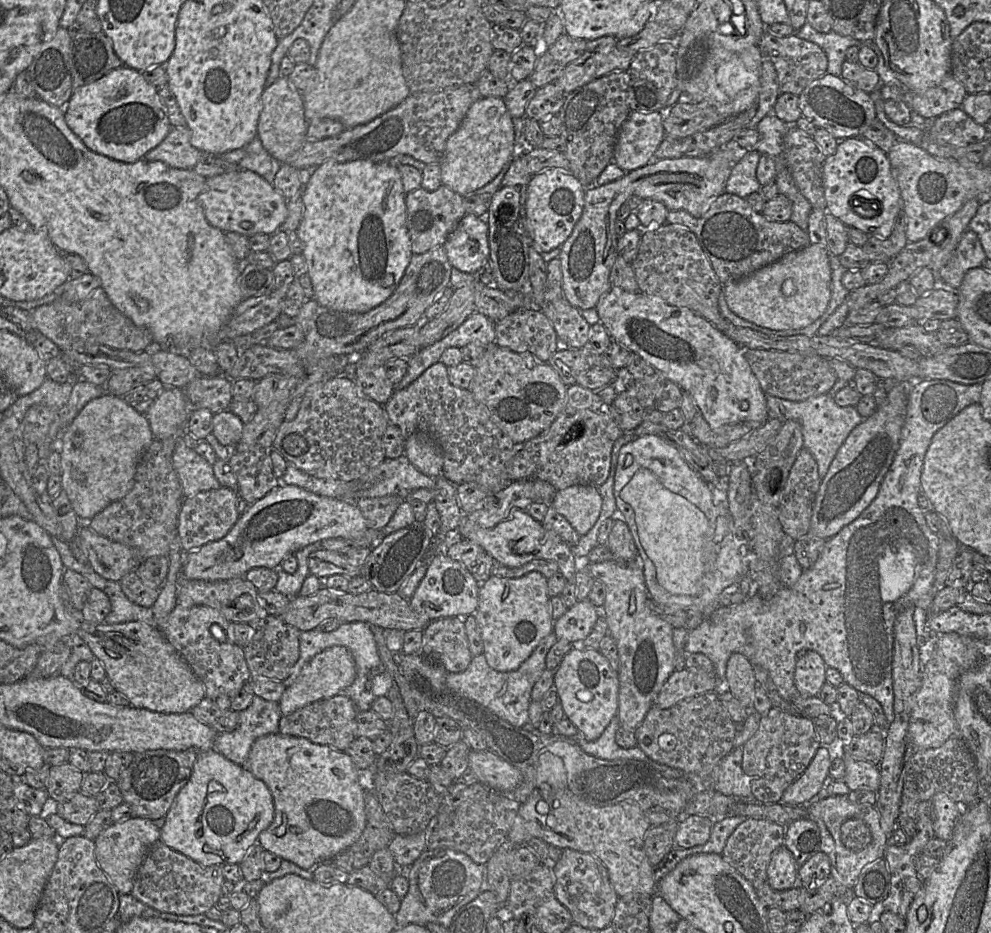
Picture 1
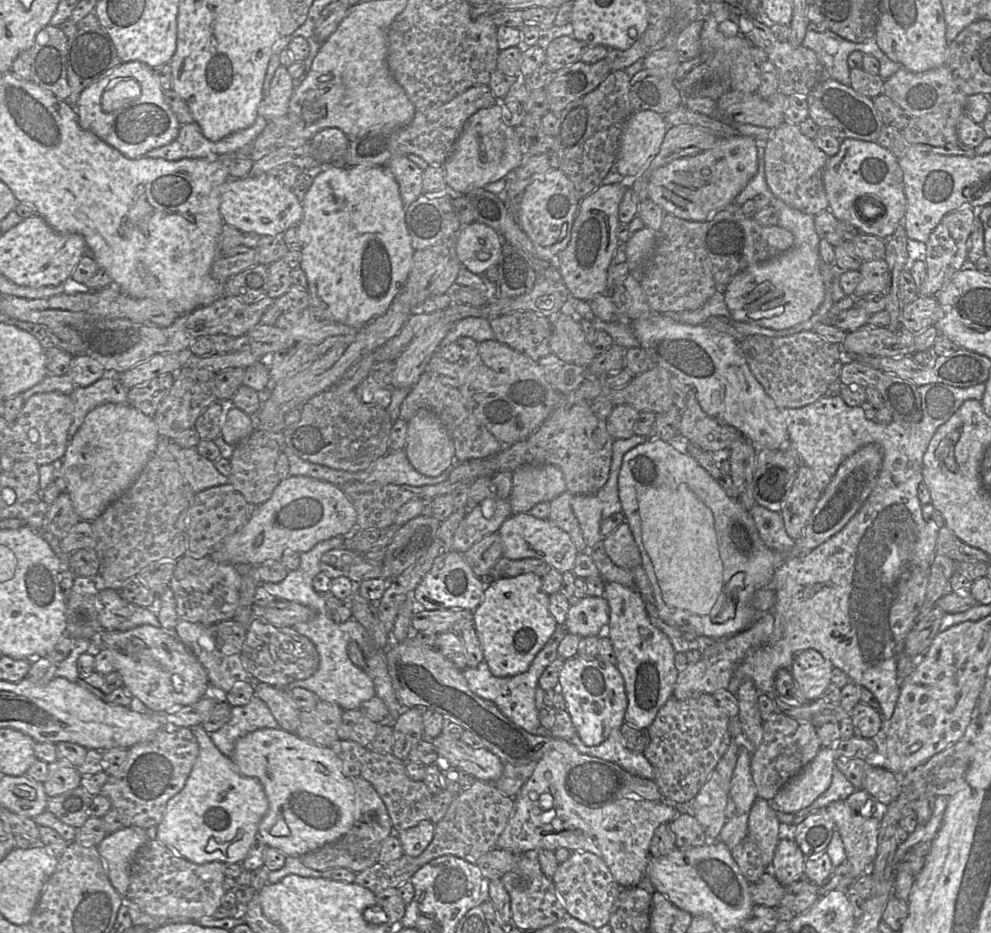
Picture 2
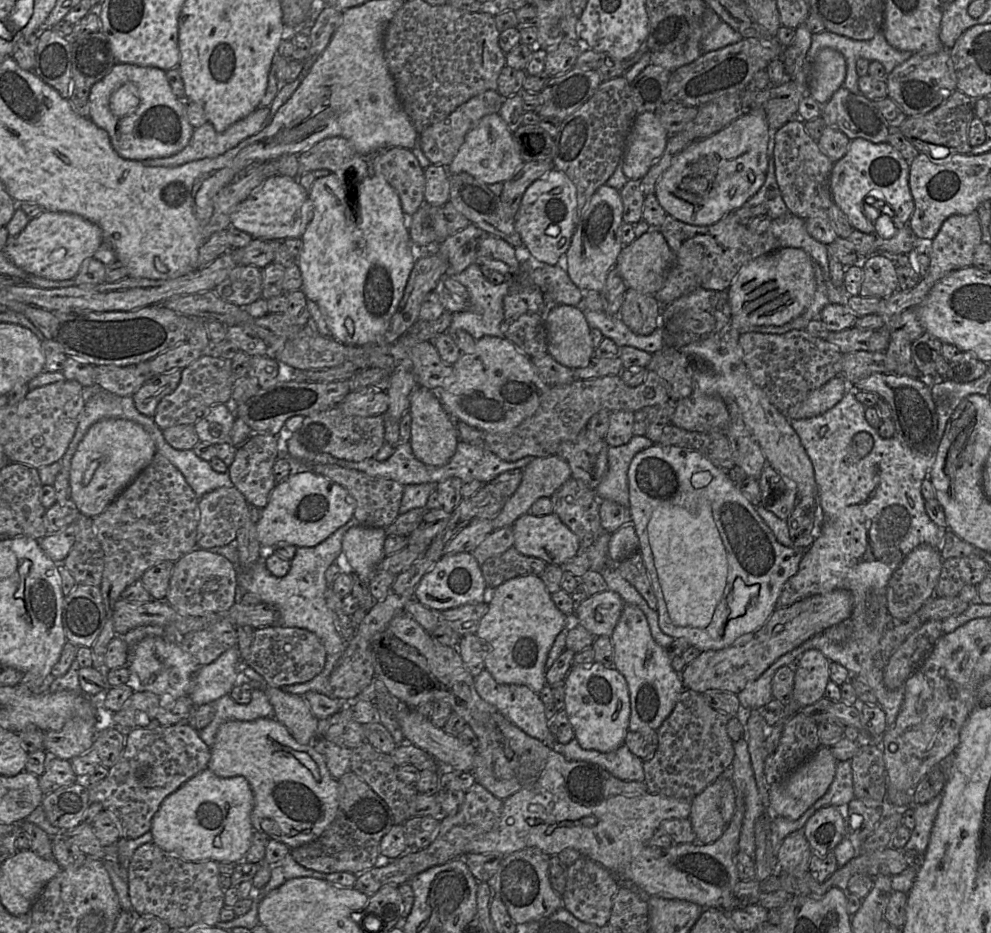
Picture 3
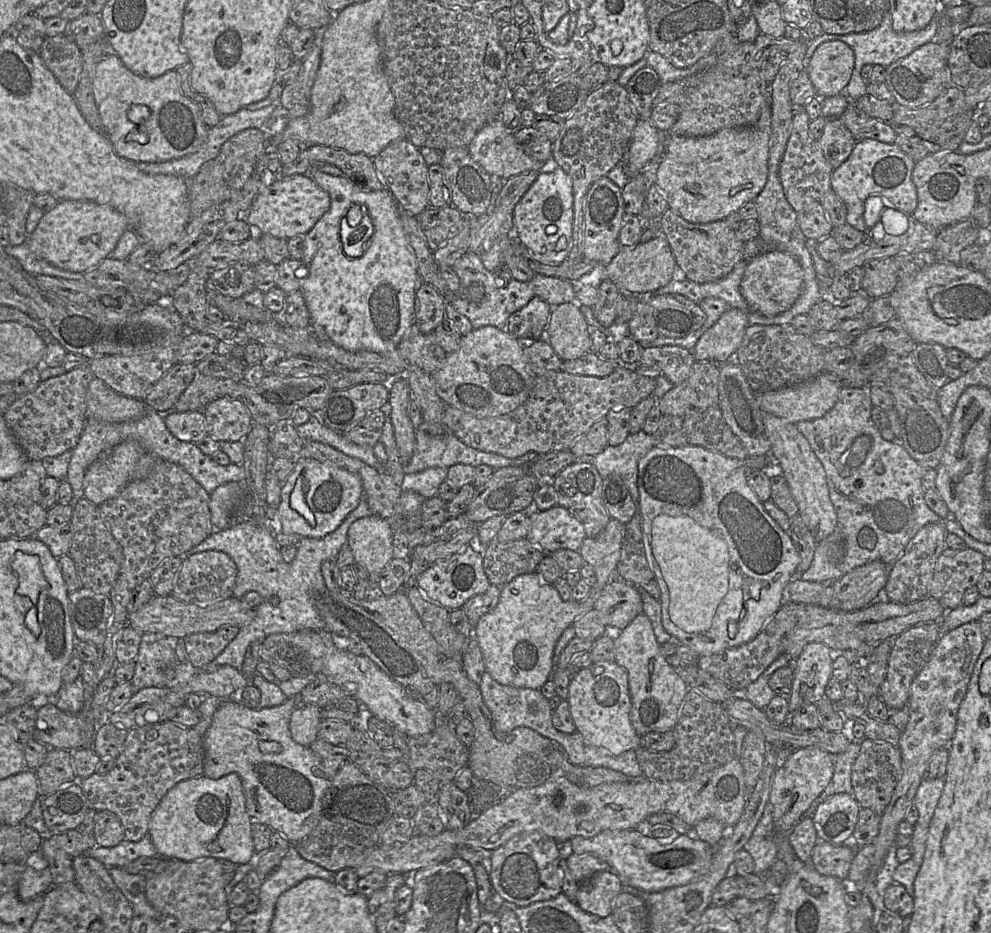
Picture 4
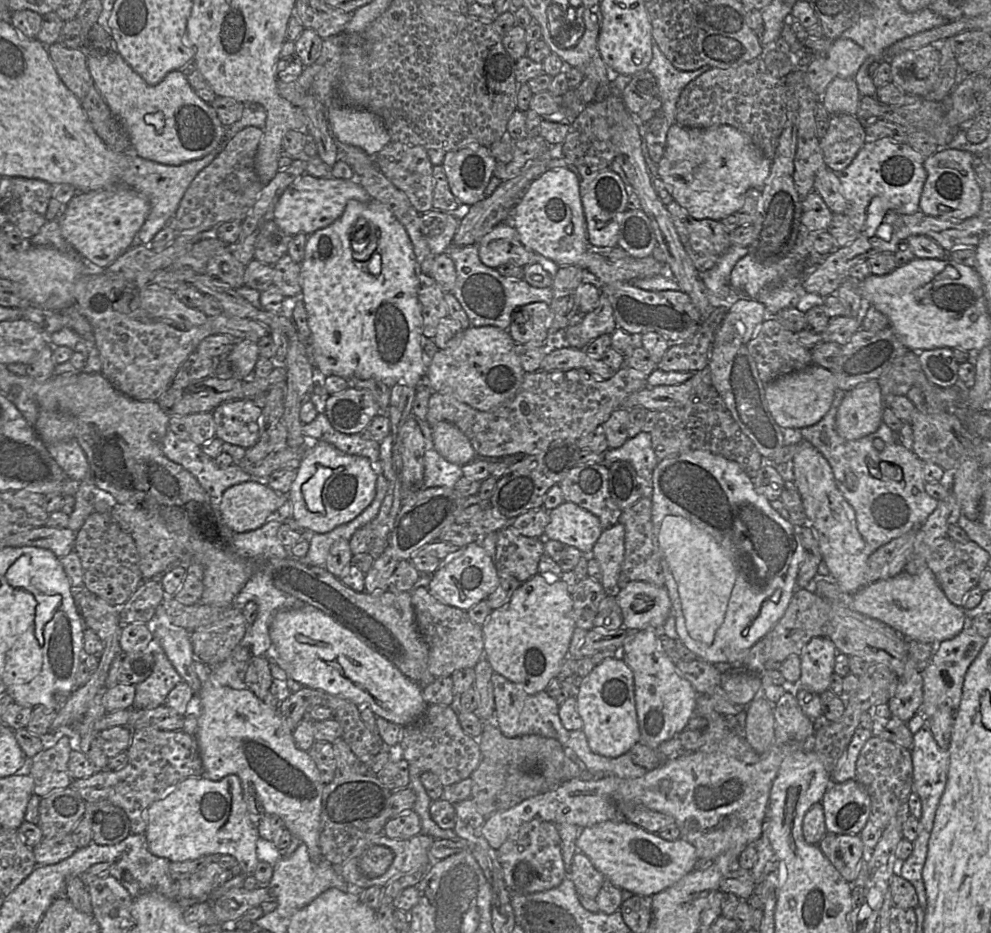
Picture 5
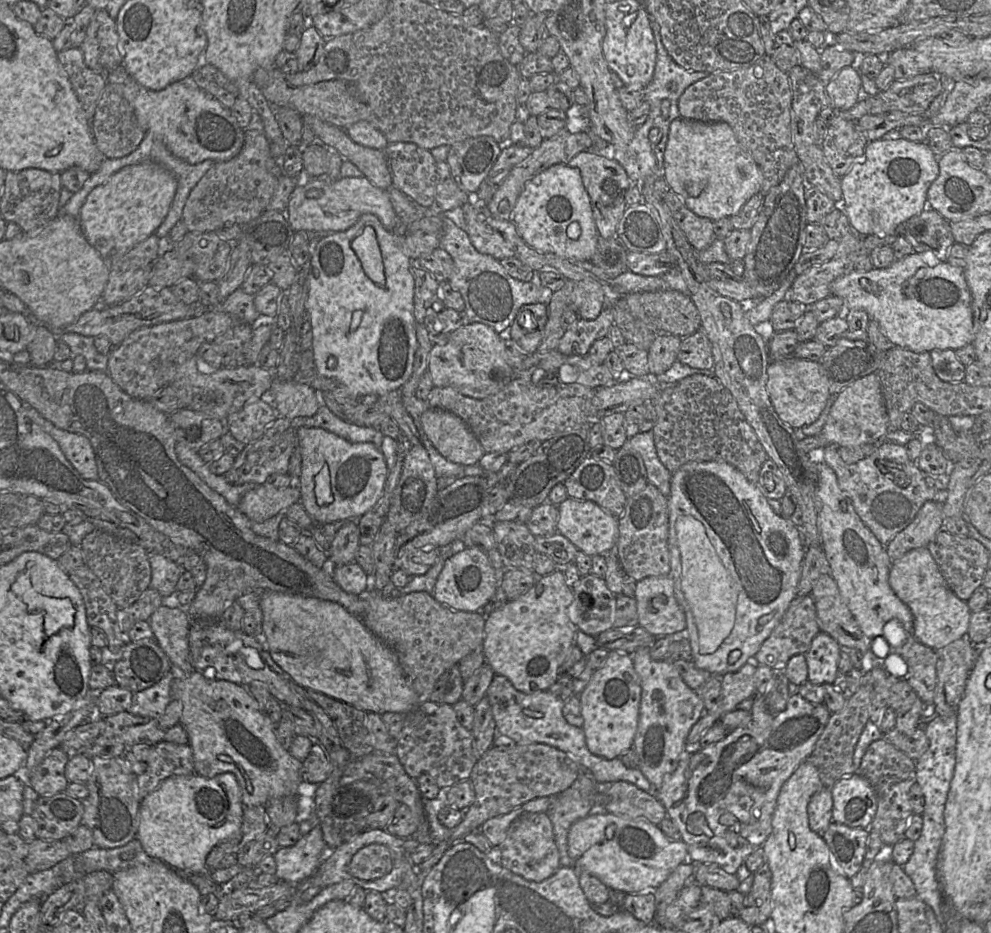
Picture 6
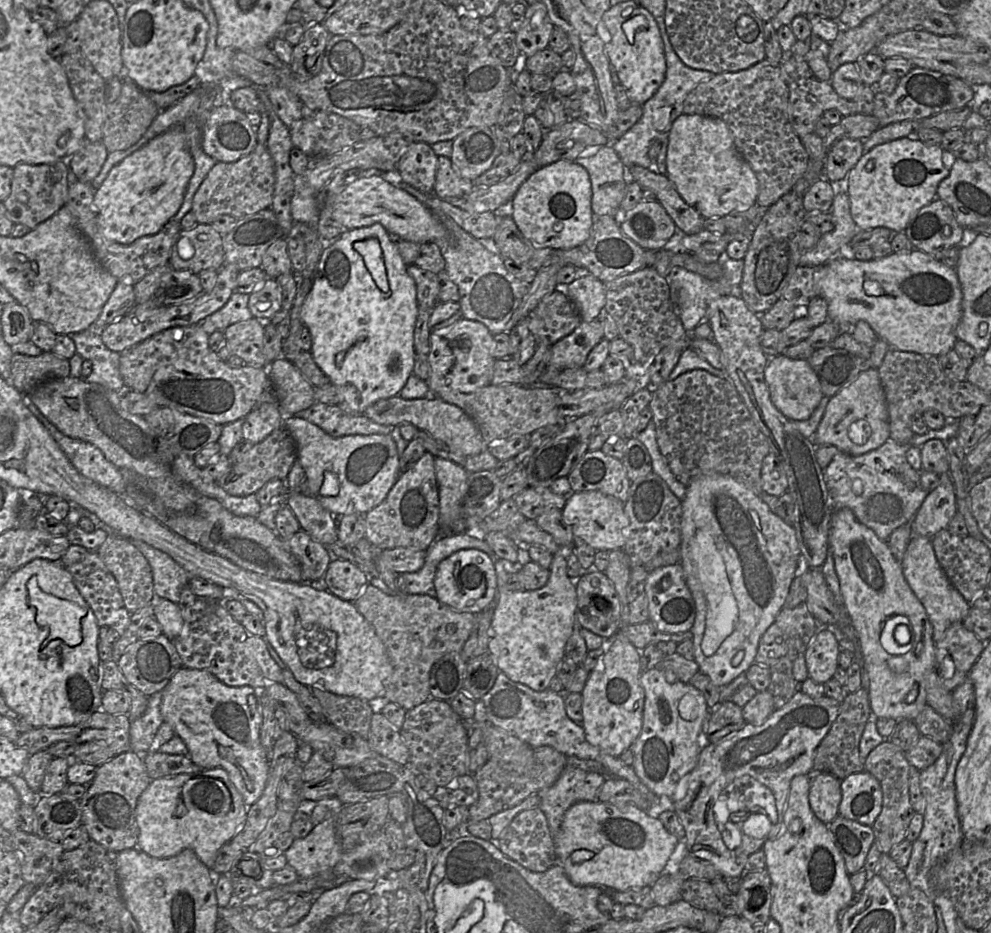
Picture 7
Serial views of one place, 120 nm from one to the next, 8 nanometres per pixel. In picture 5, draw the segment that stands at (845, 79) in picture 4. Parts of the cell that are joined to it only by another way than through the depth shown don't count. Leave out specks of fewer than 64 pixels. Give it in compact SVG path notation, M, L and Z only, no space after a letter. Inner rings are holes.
M839 38L832 42L825 56L835 64L836 77L854 78L868 53L852 40Z

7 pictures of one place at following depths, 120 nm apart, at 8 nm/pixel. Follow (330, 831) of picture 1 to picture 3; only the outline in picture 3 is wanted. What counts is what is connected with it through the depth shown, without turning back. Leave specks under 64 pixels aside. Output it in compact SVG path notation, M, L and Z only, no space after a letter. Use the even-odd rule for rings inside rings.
M275 718L224 722L217 730L210 752L208 768L214 774L223 778L241 775L248 780L254 795L251 813L254 831L263 832L270 839L293 849L319 837L335 819L339 807L338 779L331 776L323 755L315 749L313 743L298 743L289 730Z

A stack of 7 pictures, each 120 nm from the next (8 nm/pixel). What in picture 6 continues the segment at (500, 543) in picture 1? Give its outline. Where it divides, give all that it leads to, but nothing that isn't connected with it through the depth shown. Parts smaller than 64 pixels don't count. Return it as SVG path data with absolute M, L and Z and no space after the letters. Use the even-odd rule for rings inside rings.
M568 497L558 506L557 533L566 537L575 547L589 556L616 554L619 523L612 515L590 500Z

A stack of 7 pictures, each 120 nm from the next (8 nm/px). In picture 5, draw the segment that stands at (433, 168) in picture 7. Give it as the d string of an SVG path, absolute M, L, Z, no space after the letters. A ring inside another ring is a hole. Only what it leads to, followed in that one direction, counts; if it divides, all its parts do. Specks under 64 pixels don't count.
M390 141L374 157L375 164L389 181L408 197L411 205L420 213L433 209L433 165L422 146Z

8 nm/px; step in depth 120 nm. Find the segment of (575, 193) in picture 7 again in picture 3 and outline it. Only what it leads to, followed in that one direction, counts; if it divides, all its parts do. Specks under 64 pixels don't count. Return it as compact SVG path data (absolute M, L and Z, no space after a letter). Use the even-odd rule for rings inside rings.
M554 168L526 189L515 215L515 229L520 235L523 245L537 261L547 265L561 265L576 229L574 212L574 186L562 171ZM549 225L558 226L560 233L555 237L547 235L546 229ZM658 228L622 248L615 267L628 289L654 295L673 264L673 252ZM561 239L565 240L565 244L559 247L558 242Z

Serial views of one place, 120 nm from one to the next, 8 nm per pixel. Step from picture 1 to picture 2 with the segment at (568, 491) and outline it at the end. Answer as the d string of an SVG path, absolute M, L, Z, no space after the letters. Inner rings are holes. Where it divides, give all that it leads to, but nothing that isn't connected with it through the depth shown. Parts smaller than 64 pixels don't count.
M596 494L574 495L571 507L579 522L587 546L593 548L593 551L602 547L600 527L603 506Z

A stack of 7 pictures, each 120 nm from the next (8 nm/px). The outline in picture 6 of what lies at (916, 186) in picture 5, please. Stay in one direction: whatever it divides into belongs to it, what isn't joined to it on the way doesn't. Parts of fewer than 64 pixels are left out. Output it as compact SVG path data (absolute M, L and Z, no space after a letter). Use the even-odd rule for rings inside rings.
M903 138L879 139L868 142L864 154L841 178L843 211L854 228L854 234L897 234L897 229L925 208L927 191L939 175L938 156L926 143ZM872 213L878 213L878 224L873 224Z

